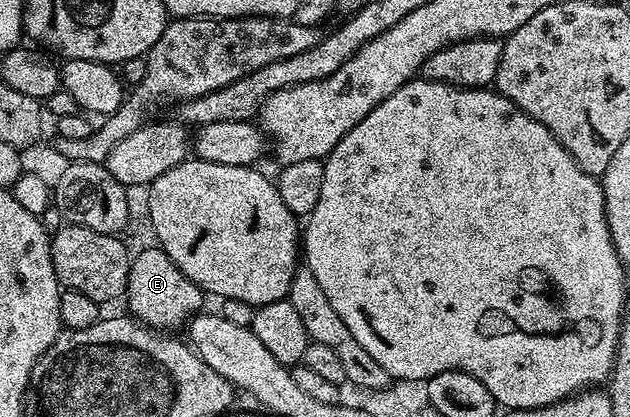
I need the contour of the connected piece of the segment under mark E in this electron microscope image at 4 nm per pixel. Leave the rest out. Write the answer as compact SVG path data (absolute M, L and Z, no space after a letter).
M143 248L131 256L125 301L127 300L128 306L131 307L130 315L140 324L145 324L152 330L182 329L187 321L204 307L203 299L203 289L197 287L185 274L181 274L179 267L162 248Z

